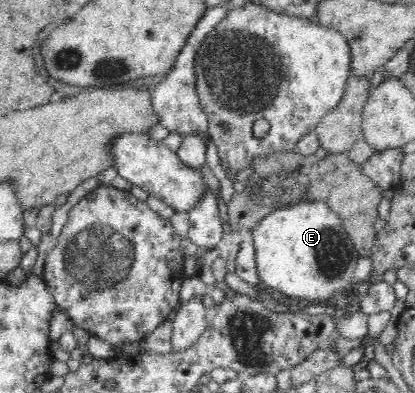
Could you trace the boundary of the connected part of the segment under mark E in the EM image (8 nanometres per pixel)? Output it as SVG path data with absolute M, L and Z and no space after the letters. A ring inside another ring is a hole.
M302 200L275 210L260 220L258 226L252 230L252 238L256 247L259 280L264 287L308 301L332 300L349 286L354 287L354 269L361 256L342 227L340 216L322 200Z

